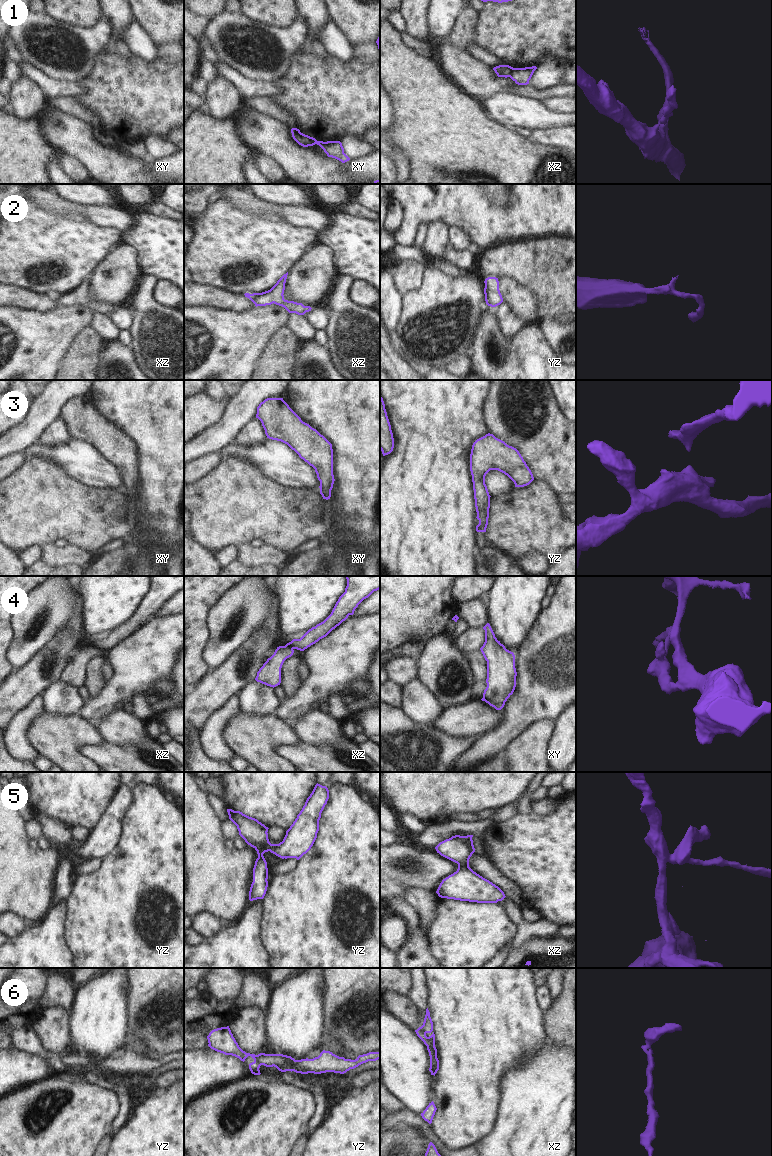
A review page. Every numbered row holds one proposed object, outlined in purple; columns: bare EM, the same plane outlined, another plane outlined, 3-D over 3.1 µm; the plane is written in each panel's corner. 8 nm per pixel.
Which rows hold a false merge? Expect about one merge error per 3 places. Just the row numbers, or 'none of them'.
1, 4, 6

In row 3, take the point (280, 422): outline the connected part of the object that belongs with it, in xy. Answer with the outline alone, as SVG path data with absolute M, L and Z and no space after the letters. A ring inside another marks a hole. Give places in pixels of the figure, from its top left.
M283 398L265 399L257 407L256 418L261 421L267 438L287 444L301 459L315 469L317 478L320 481L320 494L323 499L330 499L331 490L335 481L333 475L332 444L316 429L303 422Z

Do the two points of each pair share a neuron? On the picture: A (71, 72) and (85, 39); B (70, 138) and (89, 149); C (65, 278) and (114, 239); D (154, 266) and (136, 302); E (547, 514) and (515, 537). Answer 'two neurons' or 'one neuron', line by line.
A: one neuron
B: one neuron
C: one neuron
D: two neurons
E: one neuron

